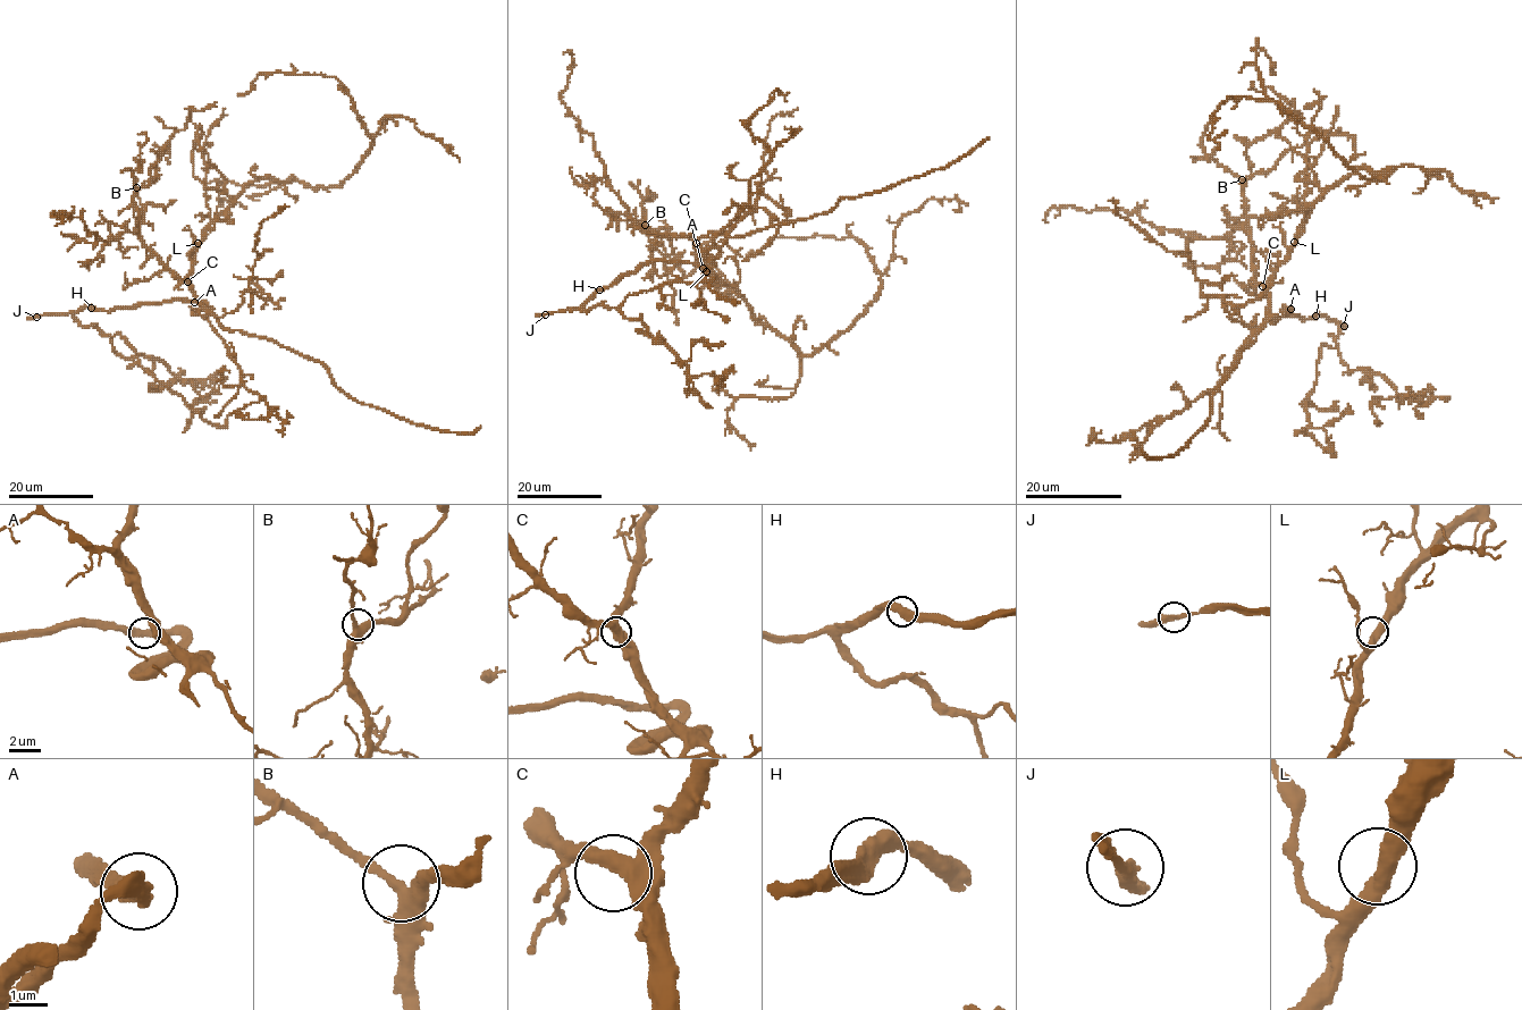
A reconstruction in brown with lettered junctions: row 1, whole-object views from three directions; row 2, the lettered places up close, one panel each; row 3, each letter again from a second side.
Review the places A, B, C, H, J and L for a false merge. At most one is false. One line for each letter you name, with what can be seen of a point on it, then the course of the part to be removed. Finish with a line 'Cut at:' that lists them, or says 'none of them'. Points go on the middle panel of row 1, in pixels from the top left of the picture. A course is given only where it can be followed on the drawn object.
Cut at: none of them

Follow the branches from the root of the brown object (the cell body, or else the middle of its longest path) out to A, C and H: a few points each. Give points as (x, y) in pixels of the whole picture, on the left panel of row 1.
A: (200, 245), (187, 279), (193, 294), (210, 308), (202, 309), (203, 302), (194, 302)
C: (200, 245), (194, 252), (194, 263), (187, 282)
H: (200, 245), (187, 279), (193, 294), (210, 308), (202, 309), (203, 302), (183, 300), (109, 310), (91, 306)

